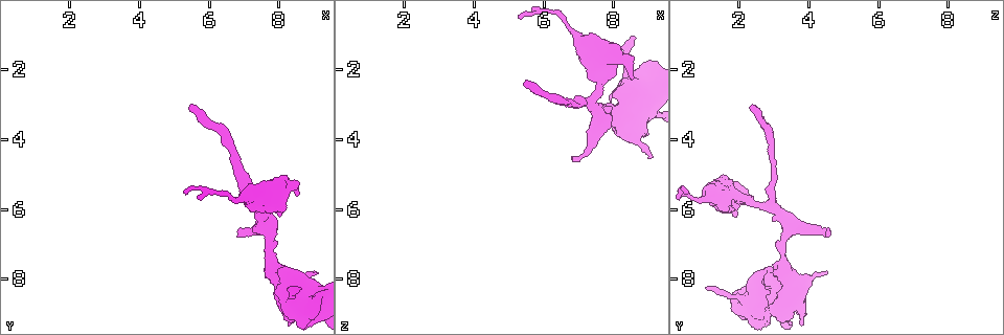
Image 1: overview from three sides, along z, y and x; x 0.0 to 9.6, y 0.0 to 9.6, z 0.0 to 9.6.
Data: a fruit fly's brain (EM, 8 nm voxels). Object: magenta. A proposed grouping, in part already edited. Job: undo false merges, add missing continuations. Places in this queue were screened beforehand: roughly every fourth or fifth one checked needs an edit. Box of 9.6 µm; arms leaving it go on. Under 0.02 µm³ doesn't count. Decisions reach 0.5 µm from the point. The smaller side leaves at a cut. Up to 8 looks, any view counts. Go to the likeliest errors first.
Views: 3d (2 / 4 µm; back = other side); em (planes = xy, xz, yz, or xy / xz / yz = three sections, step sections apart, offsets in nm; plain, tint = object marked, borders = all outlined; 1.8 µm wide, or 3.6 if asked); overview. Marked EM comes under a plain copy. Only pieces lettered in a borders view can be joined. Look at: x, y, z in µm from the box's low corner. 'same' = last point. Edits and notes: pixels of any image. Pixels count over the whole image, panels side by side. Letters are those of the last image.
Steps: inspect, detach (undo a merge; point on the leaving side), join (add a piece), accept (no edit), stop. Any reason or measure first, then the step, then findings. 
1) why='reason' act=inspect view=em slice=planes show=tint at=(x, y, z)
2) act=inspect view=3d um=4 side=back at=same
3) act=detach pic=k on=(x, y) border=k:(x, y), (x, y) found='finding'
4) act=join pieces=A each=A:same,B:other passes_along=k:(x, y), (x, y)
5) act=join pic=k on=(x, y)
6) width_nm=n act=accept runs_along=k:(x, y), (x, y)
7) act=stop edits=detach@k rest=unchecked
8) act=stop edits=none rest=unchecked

act=inspect view=em slice=planes show=borders at=(6.75, 6.85, 4.55)

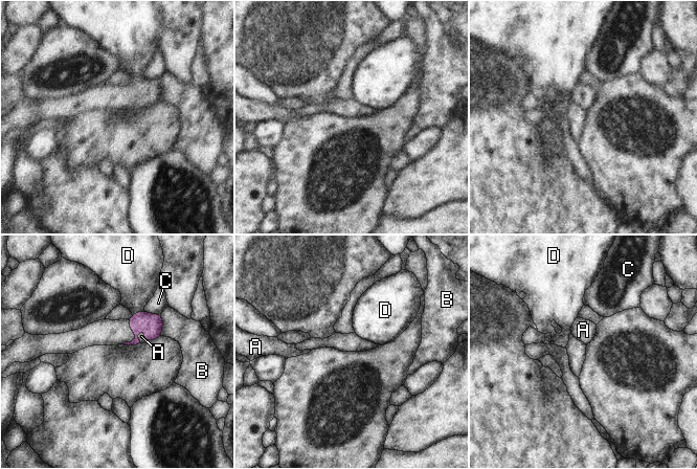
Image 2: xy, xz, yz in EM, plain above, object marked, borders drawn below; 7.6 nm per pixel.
act=join pieces=A each=A:same,B:other,C:other,D:other passes_along=2:(152, 324), (145, 334), (141, 336) found='the neuron continues'

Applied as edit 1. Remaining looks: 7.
why='end of a long branch' act=inspect view=em slice=planes show=borders at=(5.45, 3.05, 2.30)

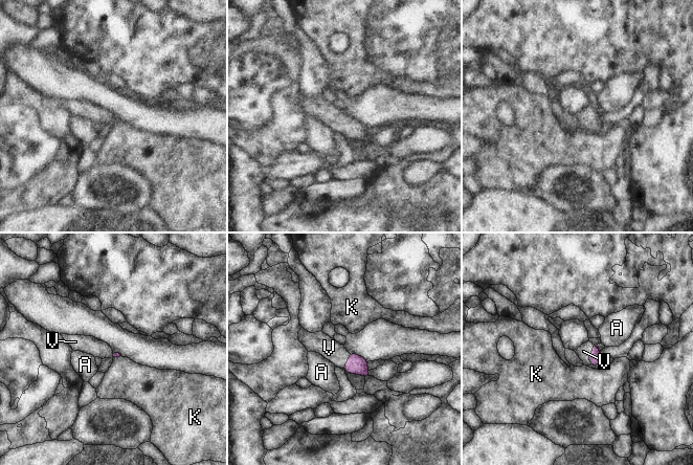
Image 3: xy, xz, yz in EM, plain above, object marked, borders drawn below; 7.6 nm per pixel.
act=join pieces=V each=A:other,K:other,V:same passes_along=3:(595, 357), (588, 355), (583, 351) found='the neuron continues'

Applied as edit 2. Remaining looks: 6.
why='see it whole again' act=inspect view=overview

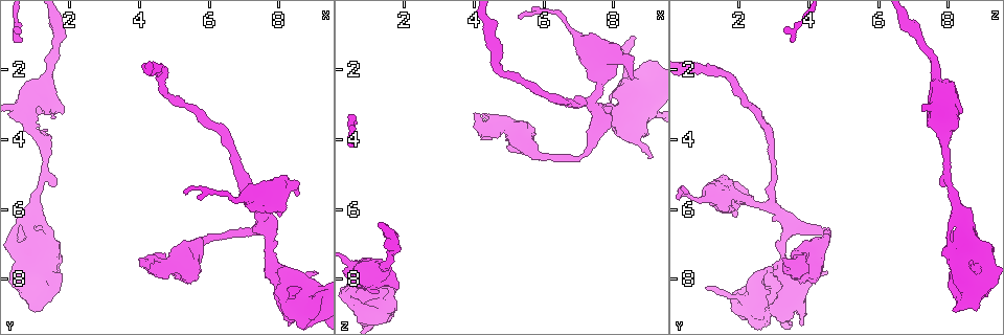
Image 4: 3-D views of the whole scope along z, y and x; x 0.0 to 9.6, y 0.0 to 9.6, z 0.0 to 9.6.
why='branch point' act=inspect view=em slice=planes show=borders at=(7.40, 5.90, 2.95)

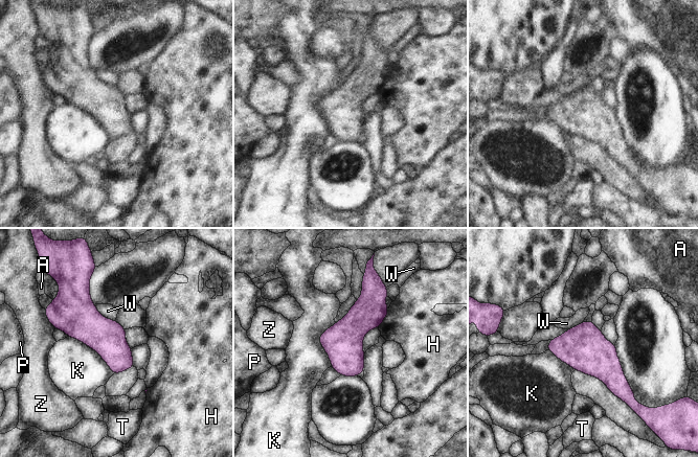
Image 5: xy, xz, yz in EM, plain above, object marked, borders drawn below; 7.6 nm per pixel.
width_nm=280 act=accept each=A:other,H:other,K:other,P:other,T:other,W:other,Z:other border=5:(67, 336), (91, 347), (113, 373) found='continuous, no second neuron'

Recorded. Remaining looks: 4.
act=stop edits=join@2,join@3 rest=unchecked

